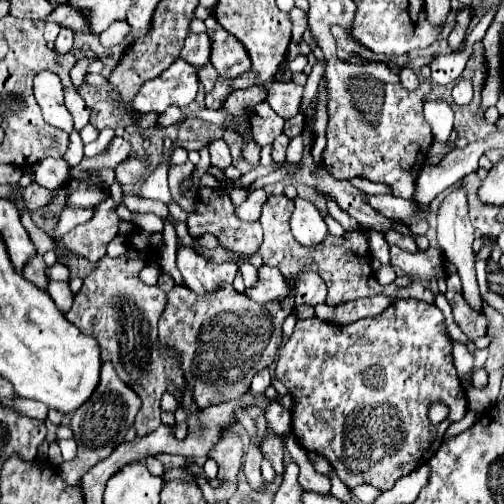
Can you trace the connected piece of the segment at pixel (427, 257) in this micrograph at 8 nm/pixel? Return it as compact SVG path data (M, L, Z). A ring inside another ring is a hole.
M396 245L390 247L390 263L398 271L408 275L418 275L422 279L438 279L446 277L444 273L444 255L438 247L430 247L426 251L408 253Z

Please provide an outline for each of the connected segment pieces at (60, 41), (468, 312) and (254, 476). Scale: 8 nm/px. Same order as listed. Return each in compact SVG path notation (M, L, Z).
M60 29L58 39L56 39L56 43L54 43L54 51L56 51L58 55L64 55L64 53L72 51L72 41L74 41L72 29Z
M448 289L446 291L446 299L452 305L452 313L454 313L454 321L456 325L468 335L468 339L478 339L486 335L488 329L488 317L484 313L476 313L472 311L472 307L468 307L466 299L462 297L462 293Z
M256 441L256 445L250 445L250 449L248 449L246 457L244 457L244 473L246 473L252 489L258 491L258 493L264 491L260 463L262 463L262 453L260 453L260 443Z

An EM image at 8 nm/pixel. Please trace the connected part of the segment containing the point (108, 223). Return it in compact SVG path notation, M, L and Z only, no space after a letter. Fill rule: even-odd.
M106 199L94 207L94 217L66 233L62 243L72 253L82 255L90 263L98 263L106 255L108 241L118 235L118 223L120 219L116 215L116 203Z

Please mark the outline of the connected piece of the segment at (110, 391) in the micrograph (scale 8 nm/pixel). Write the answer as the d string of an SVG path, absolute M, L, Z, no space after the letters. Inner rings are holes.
M104 363L100 369L100 383L98 383L96 391L92 393L92 399L88 399L88 403L84 403L80 409L76 409L70 417L70 429L74 433L78 453L68 463L68 469L60 467L60 477L68 485L78 485L82 475L88 469L92 469L98 461L106 459L124 441L124 435L132 427L134 417L140 411L140 405L142 405L140 397L118 379L118 375L110 363Z

